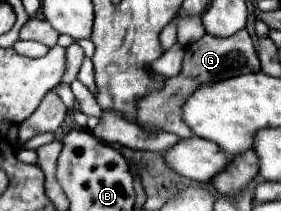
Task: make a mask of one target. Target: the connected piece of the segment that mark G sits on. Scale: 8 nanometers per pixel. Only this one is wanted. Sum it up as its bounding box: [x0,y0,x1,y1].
[137,29,259,139]

